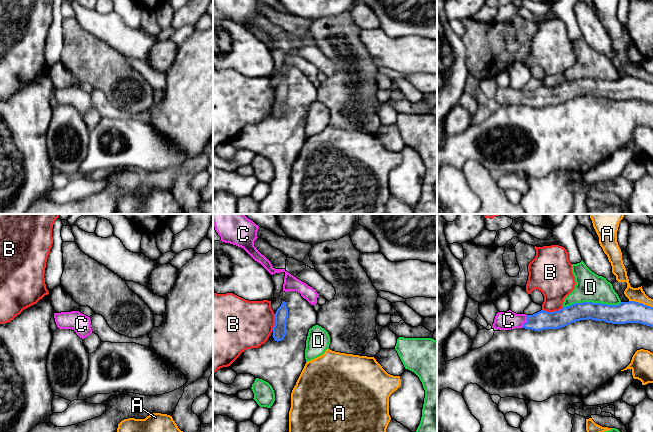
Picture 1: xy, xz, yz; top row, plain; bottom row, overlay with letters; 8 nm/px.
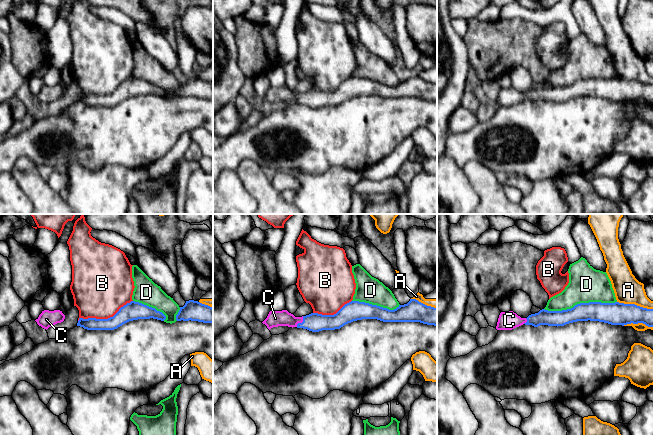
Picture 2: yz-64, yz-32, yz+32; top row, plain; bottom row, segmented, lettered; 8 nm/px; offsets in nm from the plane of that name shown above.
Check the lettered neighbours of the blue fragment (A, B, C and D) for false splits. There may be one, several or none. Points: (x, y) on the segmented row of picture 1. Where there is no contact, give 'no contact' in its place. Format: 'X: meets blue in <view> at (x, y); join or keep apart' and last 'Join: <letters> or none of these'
A: meets blue in yz at (641, 303); keep apart
B: meets blue in yz at (552, 312); keep apart
C: meets blue in yz at (527, 321); join
D: meets blue in yz at (592, 302); keep apart
Join: C

